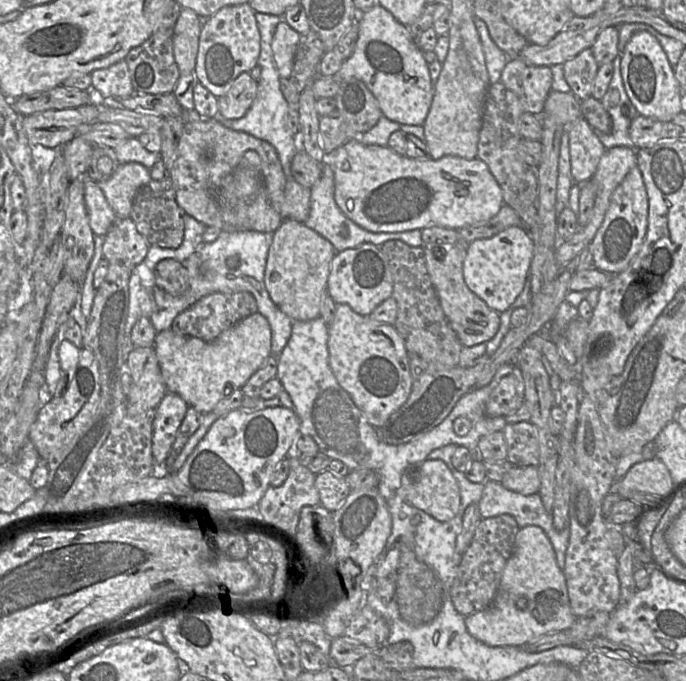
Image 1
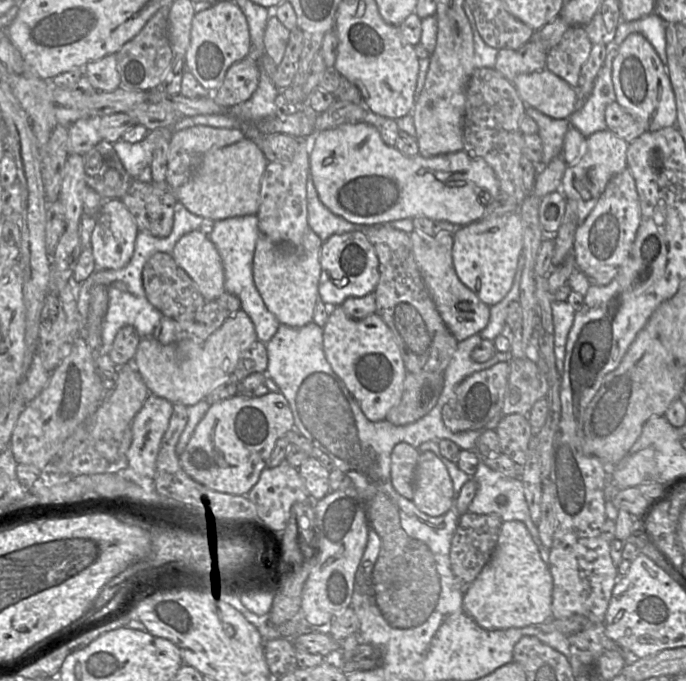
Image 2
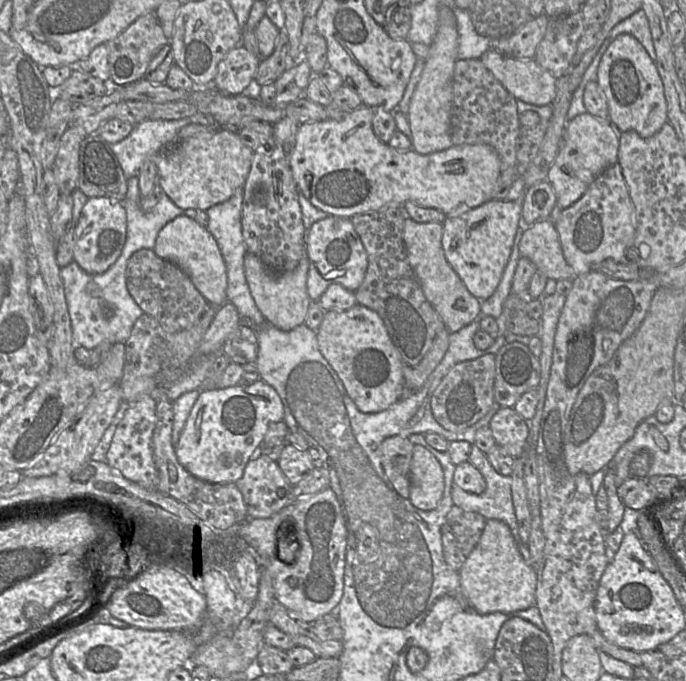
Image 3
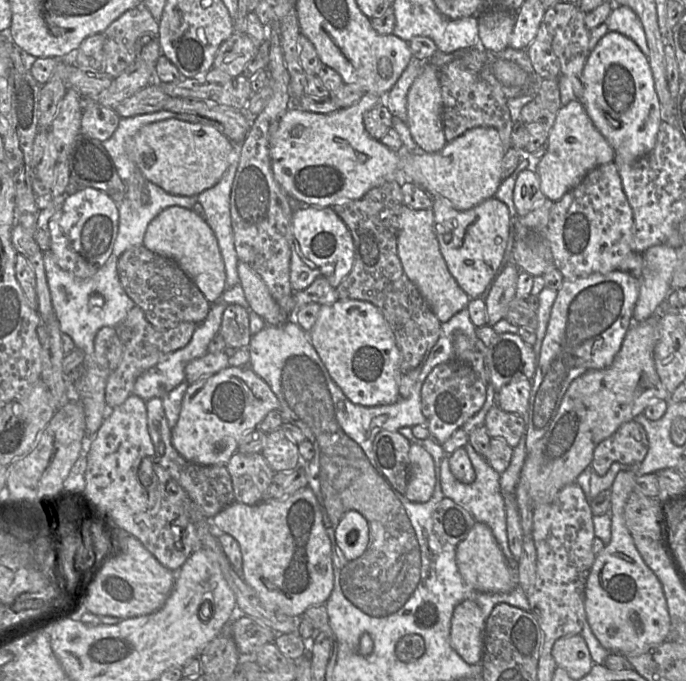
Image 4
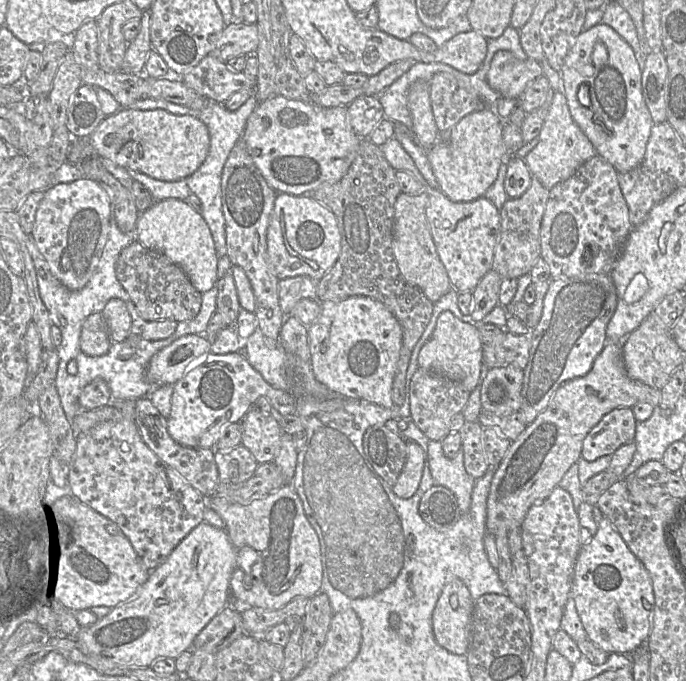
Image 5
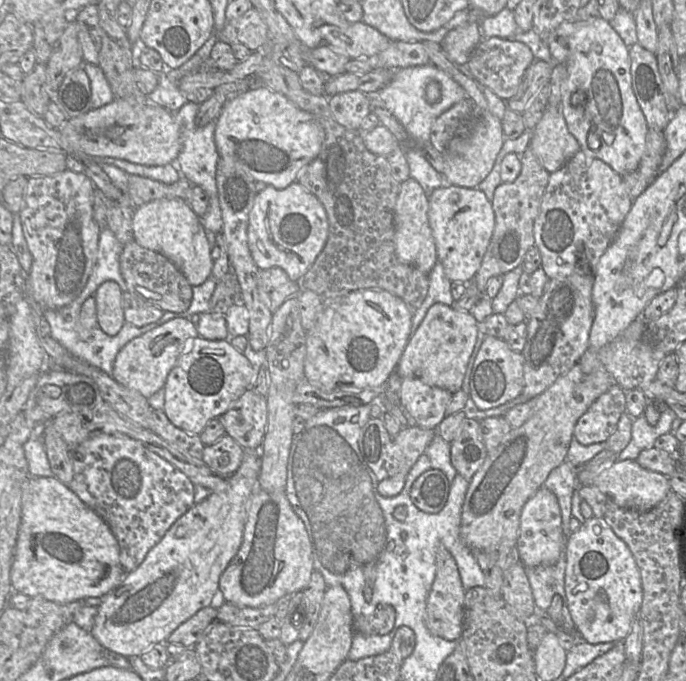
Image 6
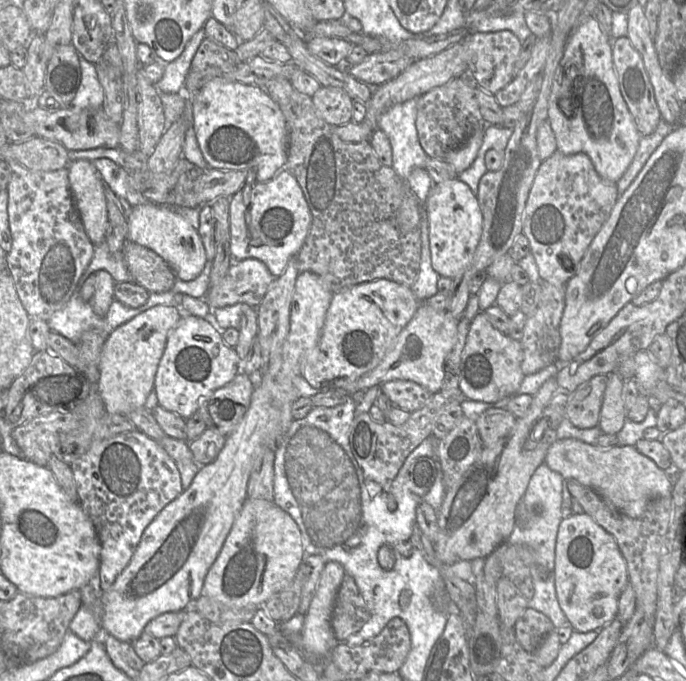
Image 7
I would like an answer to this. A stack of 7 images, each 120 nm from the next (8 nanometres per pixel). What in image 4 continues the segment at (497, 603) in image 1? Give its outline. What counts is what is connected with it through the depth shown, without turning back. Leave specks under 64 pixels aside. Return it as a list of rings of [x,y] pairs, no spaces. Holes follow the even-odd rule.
[[[475,522],[468,535],[457,545],[456,563],[466,584],[479,592],[507,593],[518,587],[517,570],[510,567],[491,528],[483,522]]]

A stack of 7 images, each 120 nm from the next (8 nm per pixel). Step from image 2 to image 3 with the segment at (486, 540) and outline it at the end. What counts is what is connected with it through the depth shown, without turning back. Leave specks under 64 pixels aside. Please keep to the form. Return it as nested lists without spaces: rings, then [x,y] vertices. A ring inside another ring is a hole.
[[[455,504],[441,526],[443,556],[447,564],[459,572],[478,544],[487,519],[479,513],[464,510]]]

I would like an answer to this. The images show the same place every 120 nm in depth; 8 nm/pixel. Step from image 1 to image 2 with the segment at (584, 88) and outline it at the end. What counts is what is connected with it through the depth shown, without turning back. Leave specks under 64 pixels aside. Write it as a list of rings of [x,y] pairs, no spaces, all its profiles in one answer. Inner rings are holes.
[[[571,26],[561,41],[547,52],[546,68],[570,86],[577,87],[581,68],[590,55],[592,45],[584,26]]]

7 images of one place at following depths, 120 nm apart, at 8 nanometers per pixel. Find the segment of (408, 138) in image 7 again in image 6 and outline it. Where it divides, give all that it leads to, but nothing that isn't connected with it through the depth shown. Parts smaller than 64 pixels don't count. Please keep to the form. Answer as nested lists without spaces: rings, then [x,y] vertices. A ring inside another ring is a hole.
[[[432,63],[396,70],[393,79],[379,90],[379,95],[385,103],[386,108],[403,125],[417,144],[426,144],[428,141],[431,141],[431,127],[436,118],[454,104],[469,97],[468,93],[459,83]],[[432,82],[439,84],[440,98],[434,103],[429,103],[427,91],[428,86]]]

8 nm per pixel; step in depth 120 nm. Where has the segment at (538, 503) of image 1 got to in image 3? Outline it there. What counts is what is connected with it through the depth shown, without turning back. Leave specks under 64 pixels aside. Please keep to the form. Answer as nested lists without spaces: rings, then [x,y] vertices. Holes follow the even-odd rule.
[[[471,444],[469,461],[484,477],[486,488],[482,493],[476,494],[465,491],[453,483],[454,504],[464,510],[479,513],[486,519],[497,519],[506,523],[518,545],[520,539],[512,501],[511,477],[496,472],[486,455],[474,444]]]

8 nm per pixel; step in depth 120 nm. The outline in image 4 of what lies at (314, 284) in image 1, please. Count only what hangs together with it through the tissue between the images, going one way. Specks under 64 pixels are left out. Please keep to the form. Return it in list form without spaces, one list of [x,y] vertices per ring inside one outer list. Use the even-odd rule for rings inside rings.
[[[239,261],[237,272],[251,311],[272,326],[281,326],[289,320],[289,314],[281,309],[262,278],[248,264]]]

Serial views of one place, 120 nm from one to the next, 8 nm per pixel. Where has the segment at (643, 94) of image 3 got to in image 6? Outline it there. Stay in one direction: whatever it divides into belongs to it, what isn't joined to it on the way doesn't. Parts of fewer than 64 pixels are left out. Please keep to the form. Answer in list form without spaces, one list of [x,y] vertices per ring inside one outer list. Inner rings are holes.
[[[600,17],[563,22],[549,34],[546,45],[554,63],[564,63],[567,68],[561,87],[560,107],[568,130],[580,145],[580,151],[602,160],[620,176],[635,171],[645,152],[649,128],[632,89],[629,47],[608,21]]]

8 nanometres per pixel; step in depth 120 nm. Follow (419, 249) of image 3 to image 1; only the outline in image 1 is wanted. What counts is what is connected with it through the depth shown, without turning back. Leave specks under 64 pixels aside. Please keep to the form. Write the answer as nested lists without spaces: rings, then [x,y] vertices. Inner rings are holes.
[[[422,245],[425,252],[426,267],[431,283],[437,293],[445,317],[461,344],[465,347],[486,343],[497,333],[500,326],[499,313],[475,295],[465,284],[463,277],[463,260],[466,250],[455,245],[444,245],[442,256],[434,255],[431,249]]]

